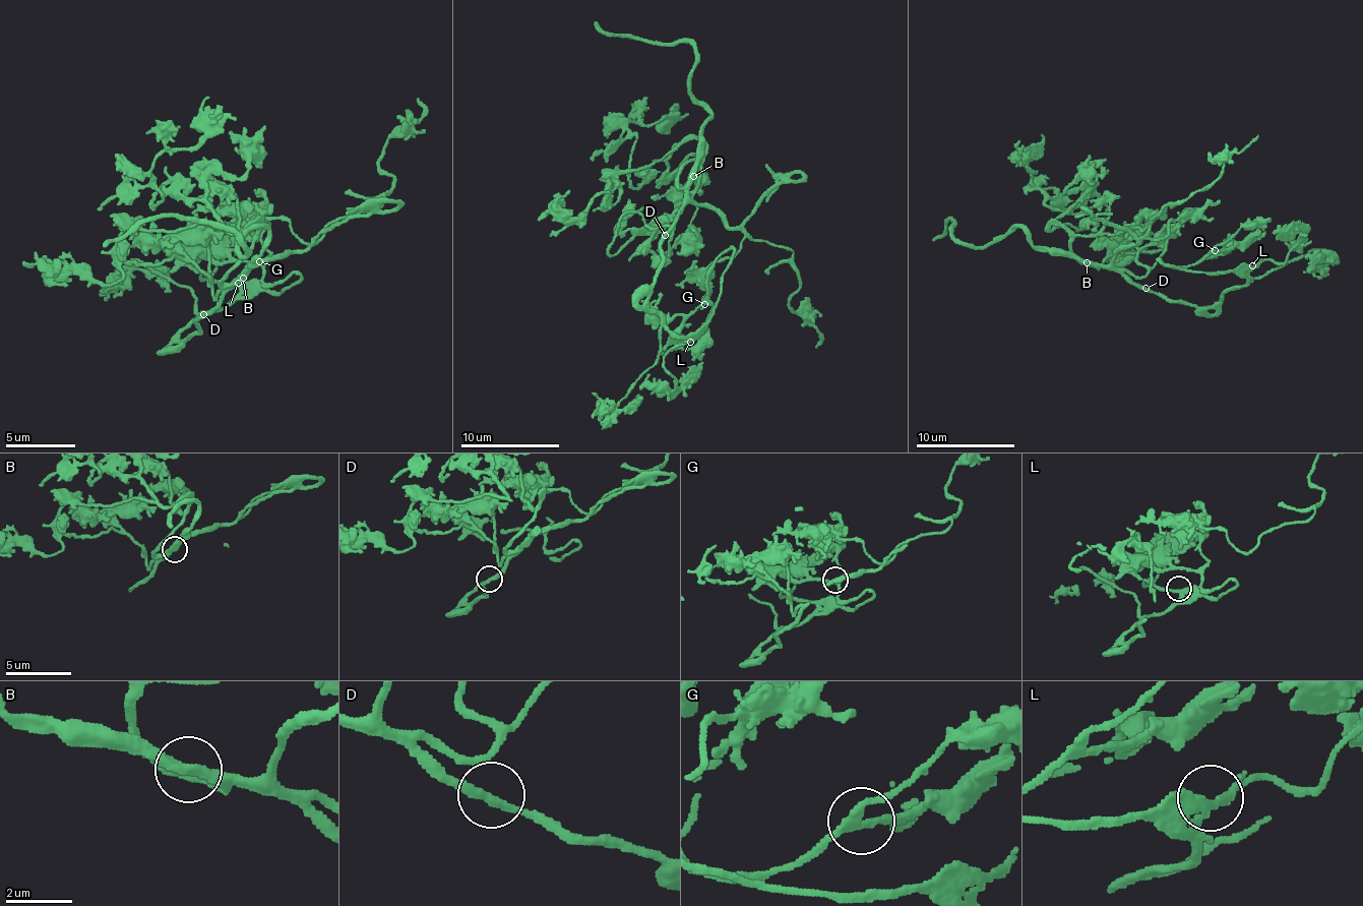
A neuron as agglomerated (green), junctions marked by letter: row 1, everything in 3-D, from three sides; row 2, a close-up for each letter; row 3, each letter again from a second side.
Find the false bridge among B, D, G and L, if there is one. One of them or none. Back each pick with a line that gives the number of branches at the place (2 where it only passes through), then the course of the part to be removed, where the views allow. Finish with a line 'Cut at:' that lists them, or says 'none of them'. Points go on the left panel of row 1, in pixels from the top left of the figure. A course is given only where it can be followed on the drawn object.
Cut at: none of them

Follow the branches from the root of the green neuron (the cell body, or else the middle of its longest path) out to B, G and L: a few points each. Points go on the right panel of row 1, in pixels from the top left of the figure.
B: (1143, 290), (1116, 270), (1087, 263)
G: (1143, 290), (1197, 307), (1215, 305), (1247, 281), (1235, 273), (1180, 270), (1161, 260), (1195, 265), (1215, 250)
L: (1143, 290), (1207, 307), (1227, 290), (1244, 285), (1252, 265)

